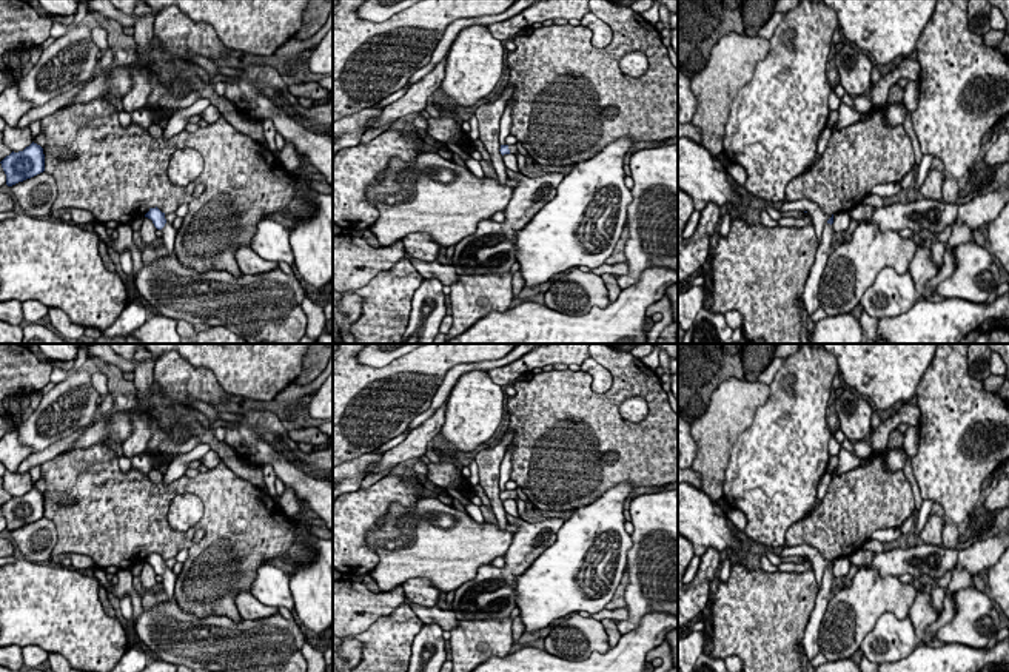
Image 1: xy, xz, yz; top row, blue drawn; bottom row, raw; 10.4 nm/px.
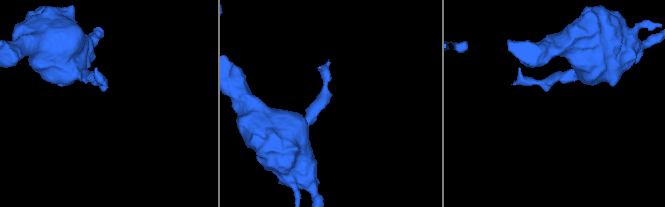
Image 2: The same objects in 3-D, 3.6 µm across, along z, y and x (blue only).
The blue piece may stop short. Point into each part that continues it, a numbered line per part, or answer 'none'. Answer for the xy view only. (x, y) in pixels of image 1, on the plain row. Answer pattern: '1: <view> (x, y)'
1: xy (168, 577)

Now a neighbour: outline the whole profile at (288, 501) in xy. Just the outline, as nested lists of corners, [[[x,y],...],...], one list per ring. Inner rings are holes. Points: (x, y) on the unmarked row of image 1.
[[[285,487],[282,496],[279,498],[279,506],[288,518],[296,515],[305,515],[305,501],[299,499],[291,487]]]

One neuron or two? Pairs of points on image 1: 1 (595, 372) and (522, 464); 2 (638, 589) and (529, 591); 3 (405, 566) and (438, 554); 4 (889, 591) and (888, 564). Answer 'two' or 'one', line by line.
1: two
2: two
3: one
4: two

